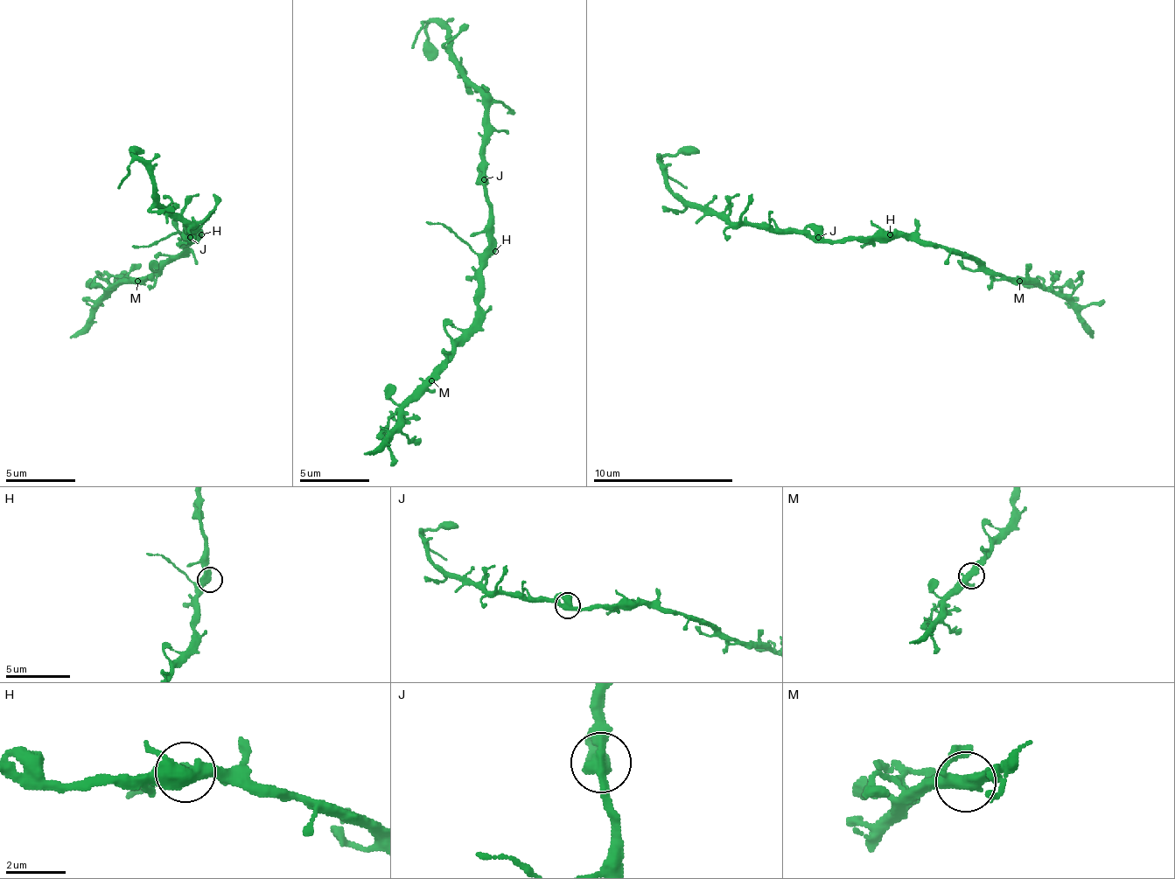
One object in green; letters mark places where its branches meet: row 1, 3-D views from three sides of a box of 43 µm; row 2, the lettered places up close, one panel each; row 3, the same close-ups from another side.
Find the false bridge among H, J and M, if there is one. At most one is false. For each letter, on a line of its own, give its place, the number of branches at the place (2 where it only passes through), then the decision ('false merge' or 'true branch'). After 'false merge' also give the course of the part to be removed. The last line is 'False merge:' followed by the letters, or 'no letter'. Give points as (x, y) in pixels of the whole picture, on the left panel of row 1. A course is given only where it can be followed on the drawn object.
H: place (201, 234); branches 3; true branch
J: place (190, 237); branches 2; true branch
M: place (137, 281); branches 3; true branch
False merge: no letter

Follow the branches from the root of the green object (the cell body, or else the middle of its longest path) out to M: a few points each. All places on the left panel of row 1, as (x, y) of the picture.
M: (194, 238), (191, 238), (159, 274), (141, 277), (137, 281)

